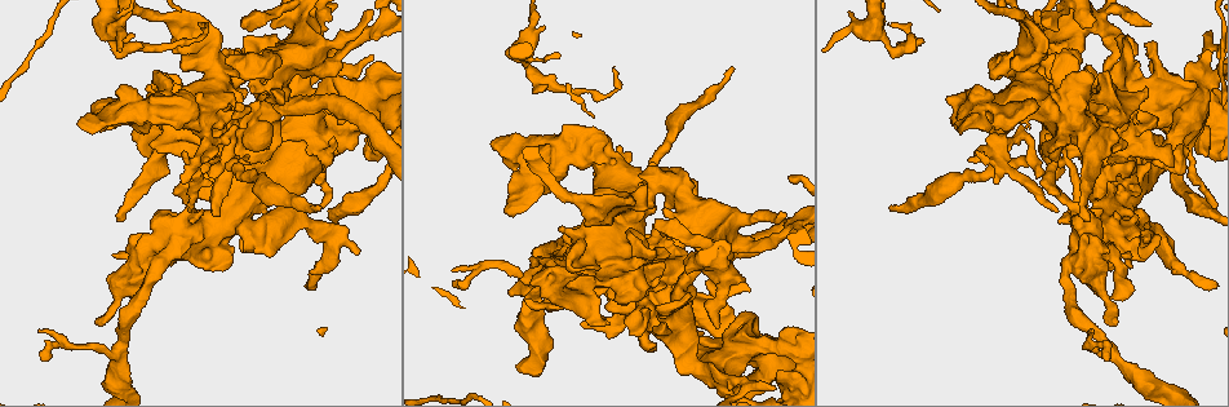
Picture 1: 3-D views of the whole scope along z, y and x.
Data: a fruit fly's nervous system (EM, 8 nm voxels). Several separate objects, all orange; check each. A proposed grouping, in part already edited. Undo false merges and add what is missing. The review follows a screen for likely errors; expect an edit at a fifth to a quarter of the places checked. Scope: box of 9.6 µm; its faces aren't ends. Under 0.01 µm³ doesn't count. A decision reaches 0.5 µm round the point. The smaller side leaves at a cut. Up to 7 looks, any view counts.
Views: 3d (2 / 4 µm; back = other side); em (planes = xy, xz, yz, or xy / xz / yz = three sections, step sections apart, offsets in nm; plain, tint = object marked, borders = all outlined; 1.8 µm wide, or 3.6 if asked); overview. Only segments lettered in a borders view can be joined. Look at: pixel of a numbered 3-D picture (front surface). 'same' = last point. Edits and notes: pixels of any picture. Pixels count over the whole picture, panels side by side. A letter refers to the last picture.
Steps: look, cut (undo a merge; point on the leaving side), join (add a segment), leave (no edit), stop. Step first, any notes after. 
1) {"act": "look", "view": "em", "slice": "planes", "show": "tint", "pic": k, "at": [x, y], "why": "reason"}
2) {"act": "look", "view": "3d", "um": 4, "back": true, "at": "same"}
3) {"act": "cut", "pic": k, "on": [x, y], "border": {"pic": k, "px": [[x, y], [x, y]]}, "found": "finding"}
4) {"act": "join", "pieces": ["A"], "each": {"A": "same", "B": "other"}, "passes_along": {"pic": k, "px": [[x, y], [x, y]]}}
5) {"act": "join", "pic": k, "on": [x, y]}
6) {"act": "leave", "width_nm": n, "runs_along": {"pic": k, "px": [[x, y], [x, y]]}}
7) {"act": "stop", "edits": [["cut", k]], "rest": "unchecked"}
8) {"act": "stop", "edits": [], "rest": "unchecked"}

{"act": "look", "view": "em", "slice": "planes", "show": "borders", "pic": 1, "at": [235, 79], "why": "sudden change in width"}

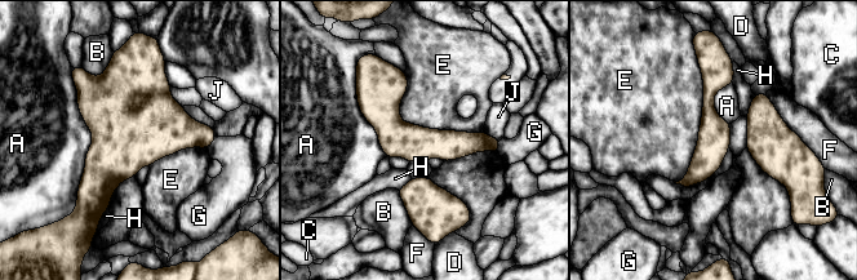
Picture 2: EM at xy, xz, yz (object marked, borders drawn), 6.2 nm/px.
{"act": "leave", "each": {"A": "other", "B": "other", "C": "other", "D": "other", "E": "other", "F": "other", "G": "other", "H": "other", "J": "other"}, "border": {"pic": 2, "px": [[697, 57], [701, 125], [675, 182]]}, "found": "one neuron here"}

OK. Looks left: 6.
{"act": "look", "view": "em", "slice": "planes", "show": "borders", "pic": 1, "at": [189, 191], "why": "a narrow waist"}

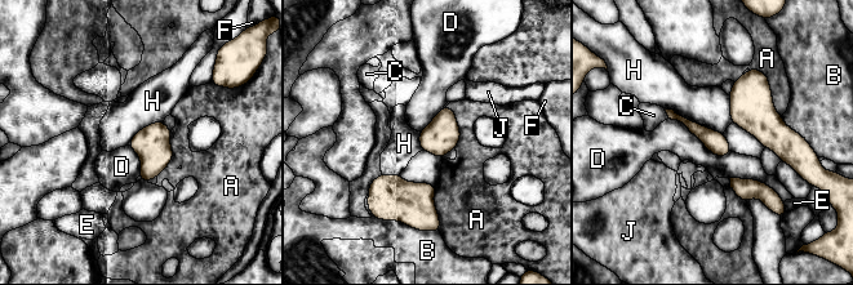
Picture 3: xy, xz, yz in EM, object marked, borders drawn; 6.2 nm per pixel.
{"act": "leave", "longest_contact_nm": ["D", 440], "each": {"A": "other", "B": "other", "C": "other", "D": "other", "E": "other", "F": "other", "H": "other", "J": "other"}, "runs_along": {"pic": 3, "px": [[670, 112], [727, 150]]}, "found": "continuous, no second neuron"}

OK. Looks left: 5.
{"act": "look", "view": "3d", "um": 2, "pic": 1, "at": [198, 24], "why": "branch stops here"}

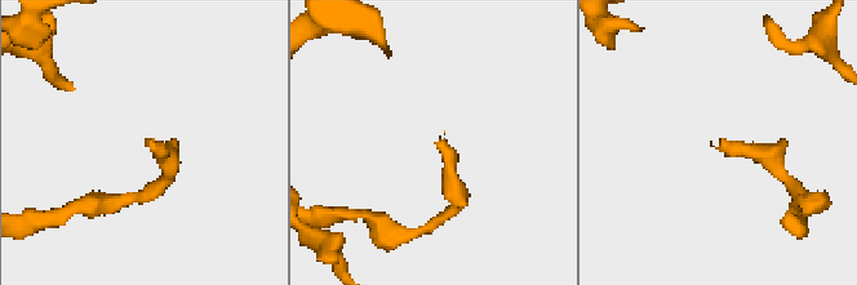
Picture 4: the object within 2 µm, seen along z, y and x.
{"act": "look", "view": "em", "slice": "planes", "show": "borders", "pic": 4, "at": [440, 141]}

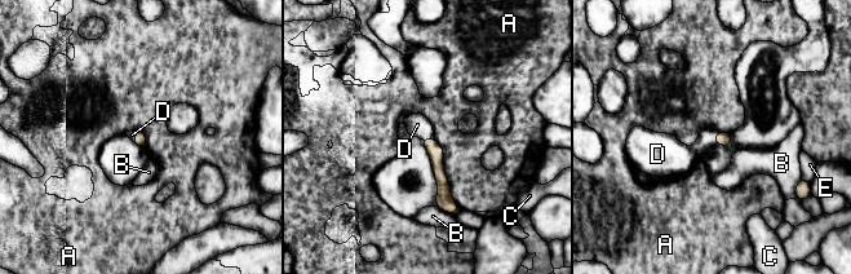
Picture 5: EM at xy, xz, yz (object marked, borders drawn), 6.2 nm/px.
{"act": "join", "pieces": ["D"], "each": {"A": "other", "B": "other", "C": "other", "D": "same", "E": "other"}, "passes_along": {"pic": 5, "px": [[723, 138], [716, 137], [681, 157]]}, "found": "the neuron continues"}

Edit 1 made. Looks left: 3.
{"act": "stop", "edits": [["join", 5]], "rest": "unchecked"}

